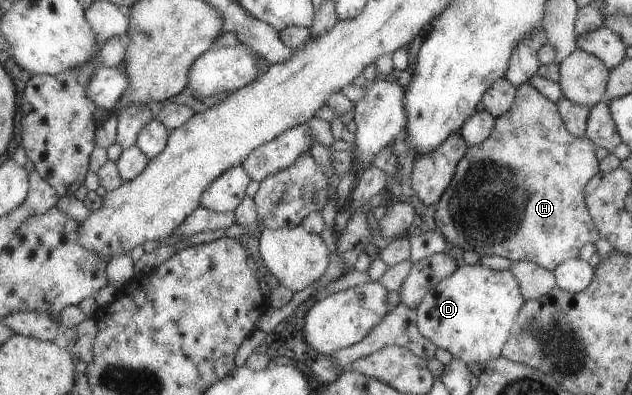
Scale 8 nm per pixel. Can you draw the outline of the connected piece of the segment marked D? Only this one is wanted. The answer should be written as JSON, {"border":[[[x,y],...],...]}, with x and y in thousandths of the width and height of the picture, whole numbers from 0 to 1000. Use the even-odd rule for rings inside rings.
{"border":[[[731,666],[715,696],[668,749],[657,777],[657,815],[663,846],[690,881],[704,884],[737,924],[758,919],[764,927],[793,899],[828,762],[816,704],[804,684],[778,684],[759,666]]]}

